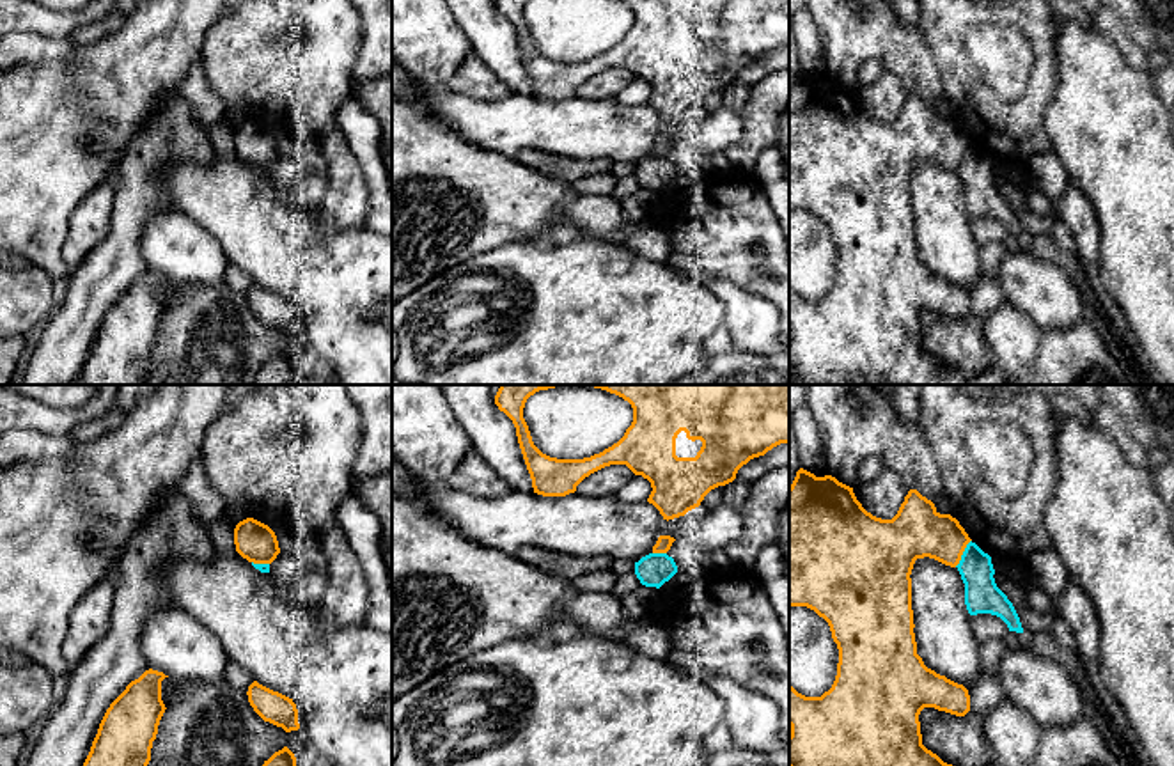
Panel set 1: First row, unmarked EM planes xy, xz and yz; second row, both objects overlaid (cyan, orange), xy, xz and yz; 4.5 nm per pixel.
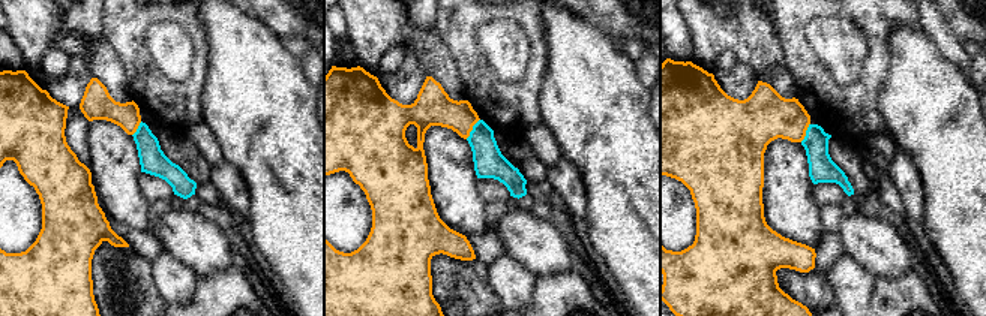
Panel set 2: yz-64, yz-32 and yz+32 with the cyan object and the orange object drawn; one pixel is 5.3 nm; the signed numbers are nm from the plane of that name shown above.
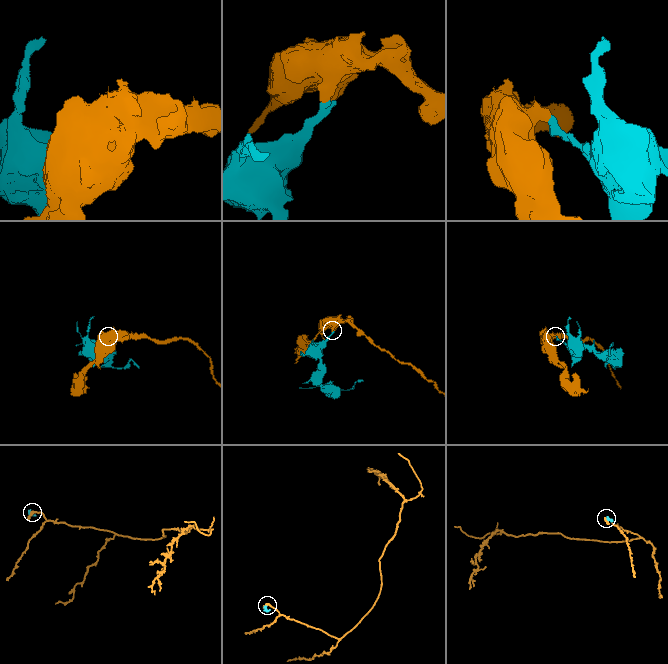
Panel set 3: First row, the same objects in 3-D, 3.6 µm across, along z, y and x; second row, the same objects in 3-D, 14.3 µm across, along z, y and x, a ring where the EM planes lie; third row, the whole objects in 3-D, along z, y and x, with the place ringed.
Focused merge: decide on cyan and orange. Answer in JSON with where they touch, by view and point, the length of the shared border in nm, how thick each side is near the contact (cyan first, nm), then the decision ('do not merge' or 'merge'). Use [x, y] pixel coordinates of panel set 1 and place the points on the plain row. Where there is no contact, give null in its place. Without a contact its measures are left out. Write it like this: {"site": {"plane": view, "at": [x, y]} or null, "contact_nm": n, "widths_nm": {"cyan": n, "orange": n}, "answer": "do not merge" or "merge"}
{"site": {"plane": "yz", "at": [963, 156]}, "contact_nm": 150, "widths_nm": {"cyan": 160, "orange": 240}, "answer": "do not merge"}

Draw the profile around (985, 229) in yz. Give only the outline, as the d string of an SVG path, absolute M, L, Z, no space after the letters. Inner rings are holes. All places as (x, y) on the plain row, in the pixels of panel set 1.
M991 216L970 218L970 229L975 243L979 245L986 245L991 241L1004 243L1009 236L1007 227L1000 220Z

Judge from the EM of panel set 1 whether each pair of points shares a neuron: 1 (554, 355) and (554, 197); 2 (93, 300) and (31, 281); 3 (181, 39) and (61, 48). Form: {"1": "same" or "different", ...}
{"1": "different", "2": "different", "3": "different"}

